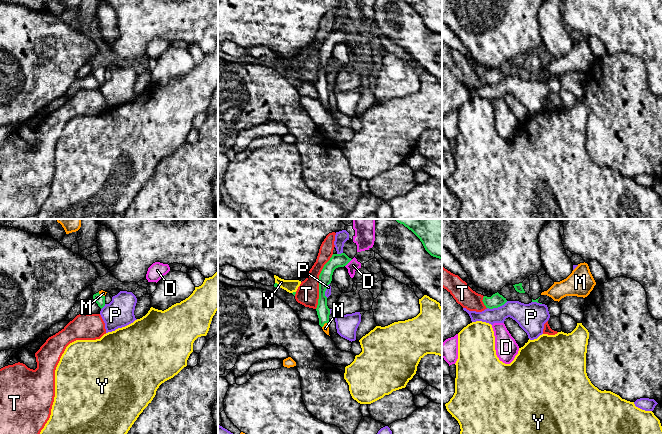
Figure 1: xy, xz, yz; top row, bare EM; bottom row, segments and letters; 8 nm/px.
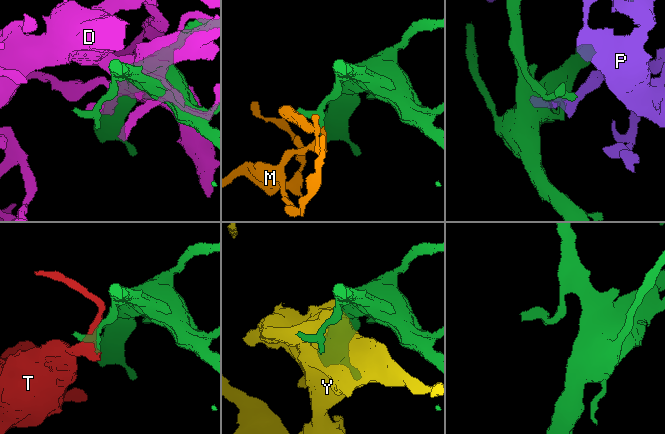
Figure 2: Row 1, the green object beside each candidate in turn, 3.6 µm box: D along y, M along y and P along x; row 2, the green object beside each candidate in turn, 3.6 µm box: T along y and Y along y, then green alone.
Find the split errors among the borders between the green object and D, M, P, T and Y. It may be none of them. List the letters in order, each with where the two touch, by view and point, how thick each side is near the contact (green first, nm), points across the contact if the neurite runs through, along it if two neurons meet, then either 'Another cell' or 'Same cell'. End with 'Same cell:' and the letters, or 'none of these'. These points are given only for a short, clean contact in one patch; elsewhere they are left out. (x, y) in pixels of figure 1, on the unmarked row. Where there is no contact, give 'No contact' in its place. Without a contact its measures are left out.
D: Touches green at xz (348, 38). Thickness 110 nm (green) against 90 nm. Another cell
M: Touches green at xz (324, 99). Thickness 110 nm (green) against 50 nm. Path across: xz (323, 88), (324, 99), (325, 104). Same cell
P: Touches green at yz (497, 83). Thickness 110 nm (green) against 190 nm. Another cell
T: Touches green at xz (319, 57). Thickness 110 nm (green) against 190 nm. Boundary: xz (333, 30), (319, 51), (319, 74), (315, 84). Another cell
Y: Touches green at xz (278, 61). Thickness 30 nm (green) against 100 nm. Another cell
Same cell: M

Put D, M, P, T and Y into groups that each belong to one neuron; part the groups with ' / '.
D / M / P / T / Y

